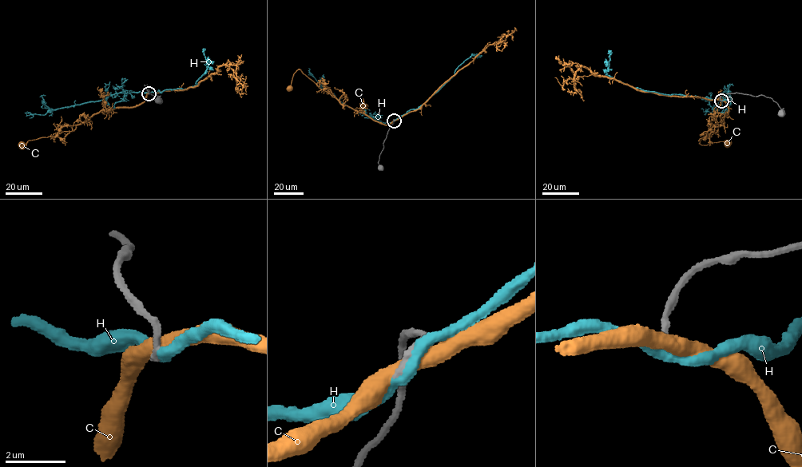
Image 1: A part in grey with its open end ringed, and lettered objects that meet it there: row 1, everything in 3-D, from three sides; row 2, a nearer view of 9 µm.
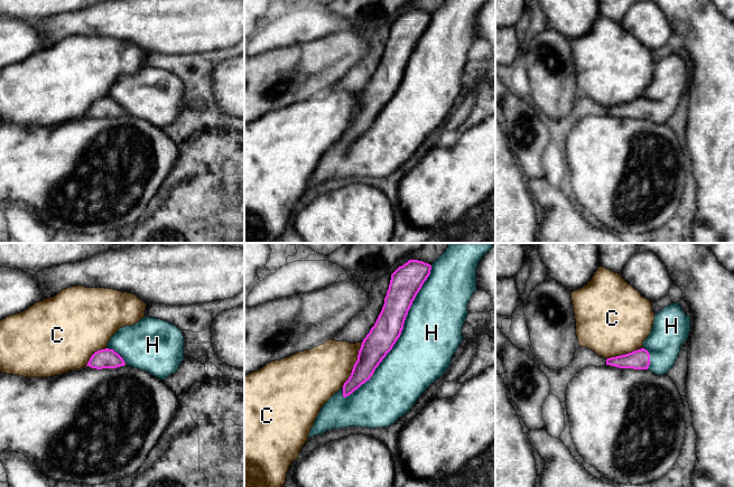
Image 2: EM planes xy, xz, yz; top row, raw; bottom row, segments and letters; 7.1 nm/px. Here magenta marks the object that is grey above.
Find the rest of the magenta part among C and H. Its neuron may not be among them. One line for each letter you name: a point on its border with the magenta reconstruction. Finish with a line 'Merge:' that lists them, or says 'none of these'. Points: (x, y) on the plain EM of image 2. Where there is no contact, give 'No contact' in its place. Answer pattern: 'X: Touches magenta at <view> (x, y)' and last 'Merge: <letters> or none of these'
H: Touches magenta at xz (400, 83)
Merge: H

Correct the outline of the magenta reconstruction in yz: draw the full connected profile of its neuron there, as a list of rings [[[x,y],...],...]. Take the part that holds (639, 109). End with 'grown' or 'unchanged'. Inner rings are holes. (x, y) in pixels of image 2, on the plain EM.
[[[671,53],[656,63],[651,82],[641,99],[607,107],[606,114],[649,119],[657,124],[667,123],[675,113],[689,81],[690,66],[684,62],[679,53]]] | grown

